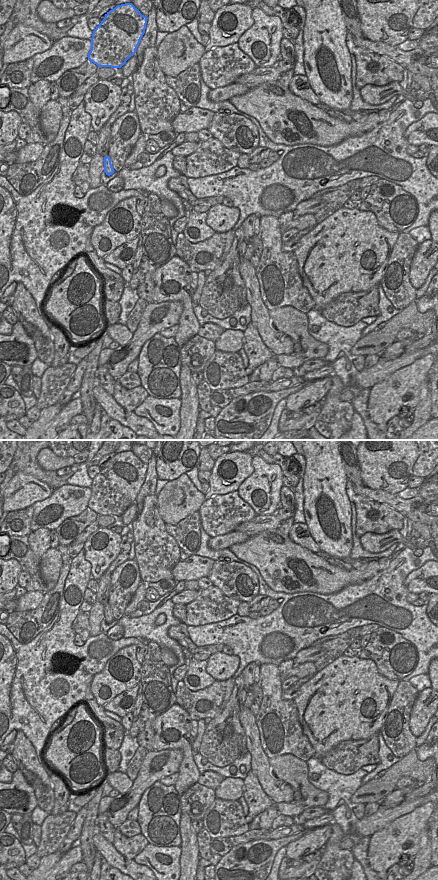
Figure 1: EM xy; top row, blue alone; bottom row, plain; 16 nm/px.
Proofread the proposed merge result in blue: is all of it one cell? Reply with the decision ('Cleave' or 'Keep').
Keep.

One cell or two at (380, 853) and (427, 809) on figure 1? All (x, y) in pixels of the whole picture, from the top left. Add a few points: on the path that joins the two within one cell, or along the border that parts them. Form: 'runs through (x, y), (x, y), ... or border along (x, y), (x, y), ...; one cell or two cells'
runs through (392, 841), (399, 837), (415, 821); one cell

